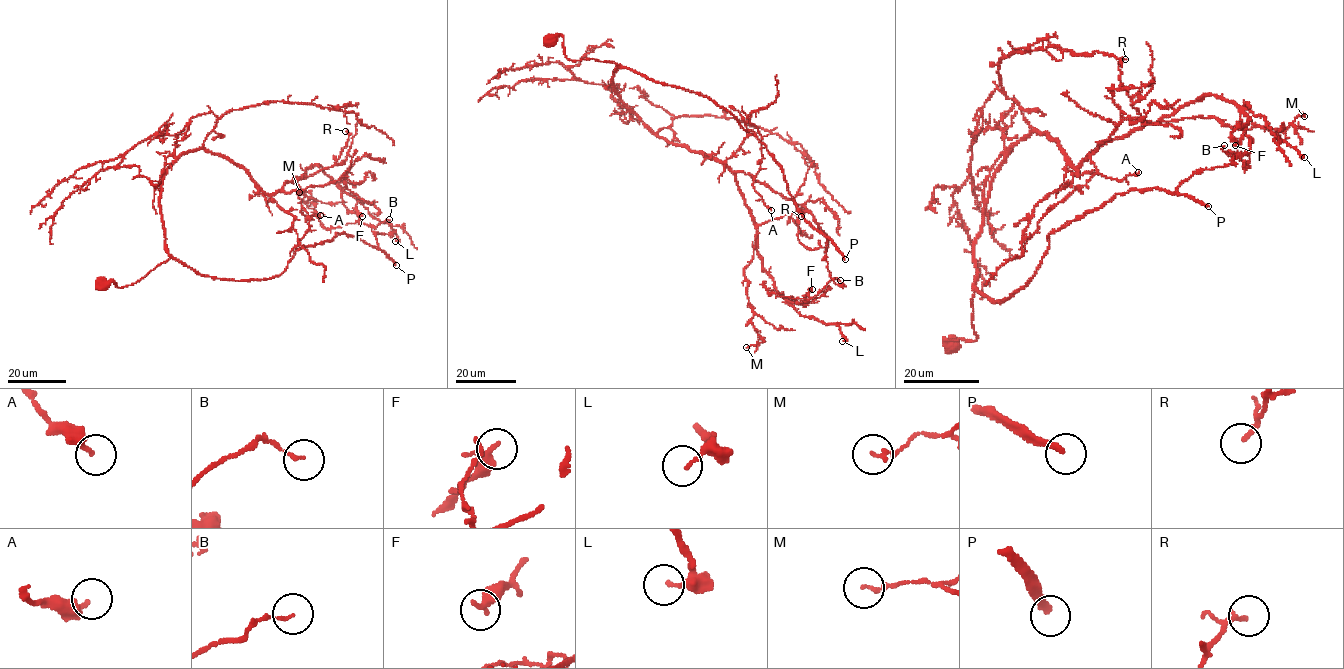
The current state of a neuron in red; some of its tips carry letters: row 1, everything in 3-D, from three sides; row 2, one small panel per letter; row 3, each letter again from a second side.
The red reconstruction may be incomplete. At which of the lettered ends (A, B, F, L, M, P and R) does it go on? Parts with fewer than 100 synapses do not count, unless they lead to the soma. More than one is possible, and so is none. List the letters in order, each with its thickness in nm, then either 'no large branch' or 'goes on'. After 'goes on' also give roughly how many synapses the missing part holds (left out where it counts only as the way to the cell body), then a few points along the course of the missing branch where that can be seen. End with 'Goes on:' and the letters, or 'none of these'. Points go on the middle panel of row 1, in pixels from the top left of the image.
A: 240 nm | no large branch
B: 100 nm | no large branch
F: 260 nm | no large branch
L: 120 nm | no large branch
M: 120 nm | no large branch
P: 240 nm | goes on | 250 syn
R: 110 nm | no large branch
Goes on: P

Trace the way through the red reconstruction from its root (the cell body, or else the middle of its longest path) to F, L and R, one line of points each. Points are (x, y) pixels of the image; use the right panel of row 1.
F: (952, 346), (977, 338), (973, 244), (1018, 141), (1046, 134), (1075, 167), (1212, 94), (1249, 118), (1235, 145)
L: (952, 346), (977, 338), (973, 244), (990, 182), (1032, 131), (1075, 167), (1212, 94), (1262, 115), (1304, 157)
R: (952, 346), (977, 338), (973, 244), (994, 171), (1033, 131), (1075, 167), (1142, 128), (1120, 79), (1125, 59)

